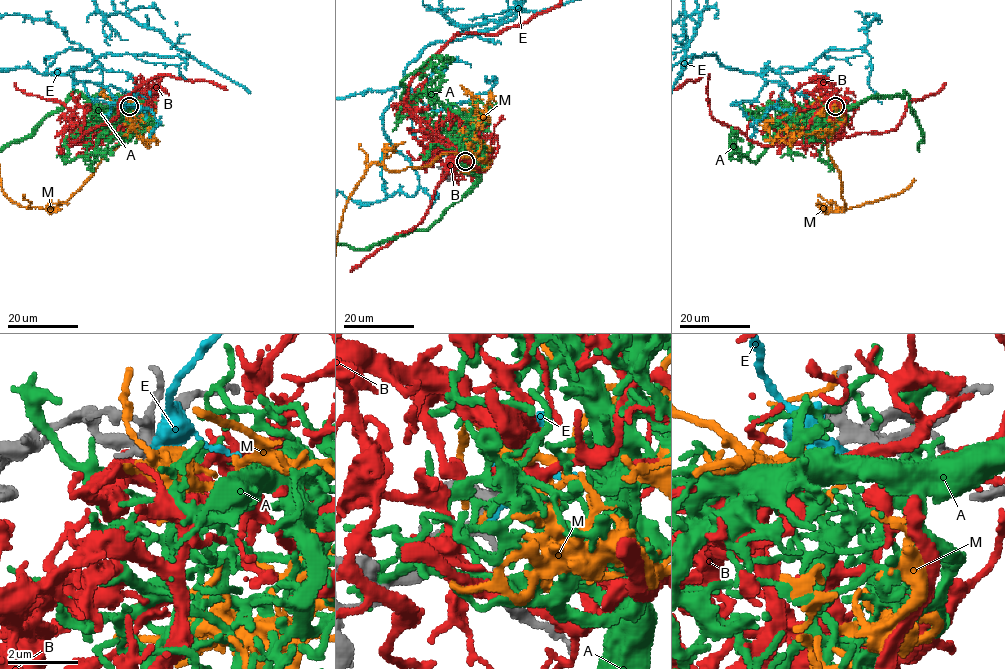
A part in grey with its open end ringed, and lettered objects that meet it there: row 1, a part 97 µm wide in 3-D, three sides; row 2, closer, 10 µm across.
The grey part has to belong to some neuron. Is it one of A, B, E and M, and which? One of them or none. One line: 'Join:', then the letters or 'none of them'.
Join: B

